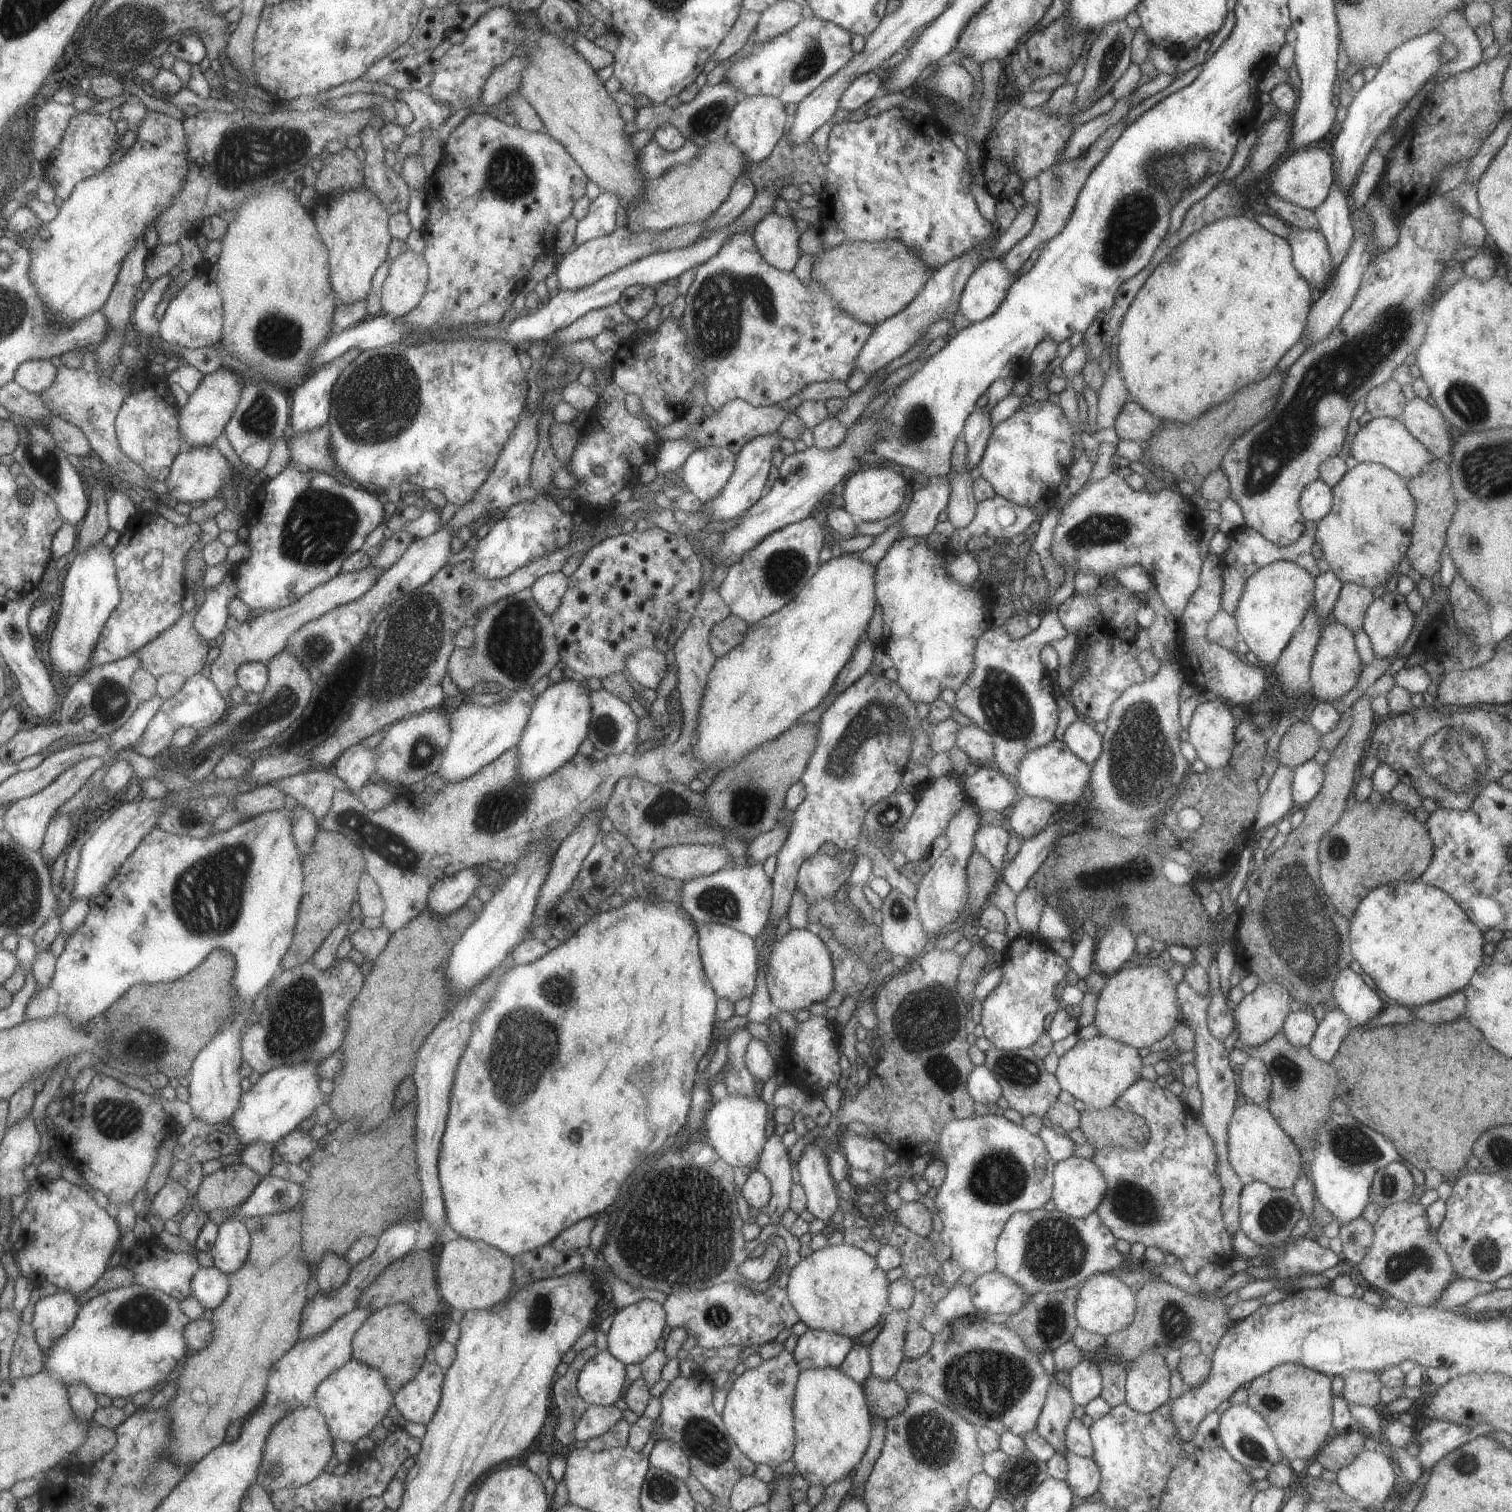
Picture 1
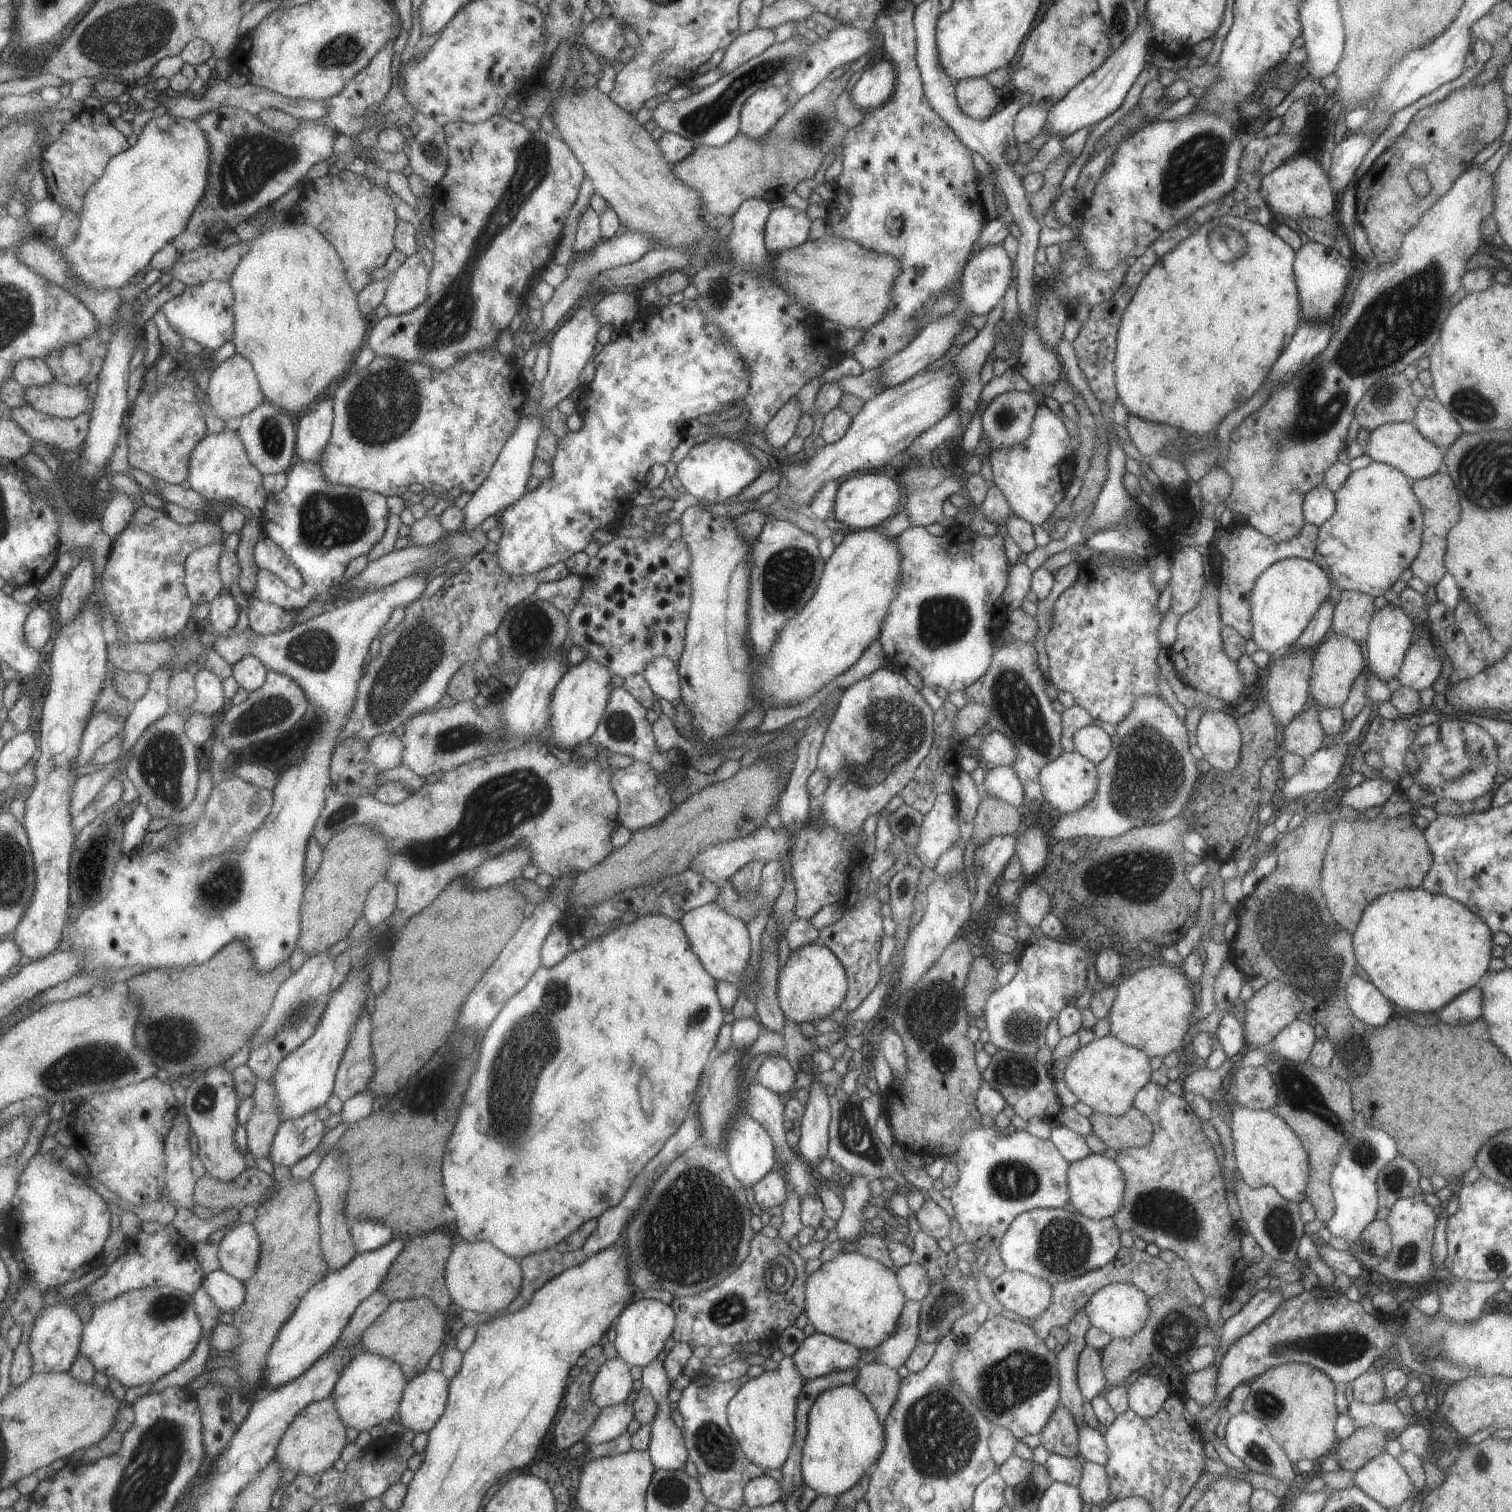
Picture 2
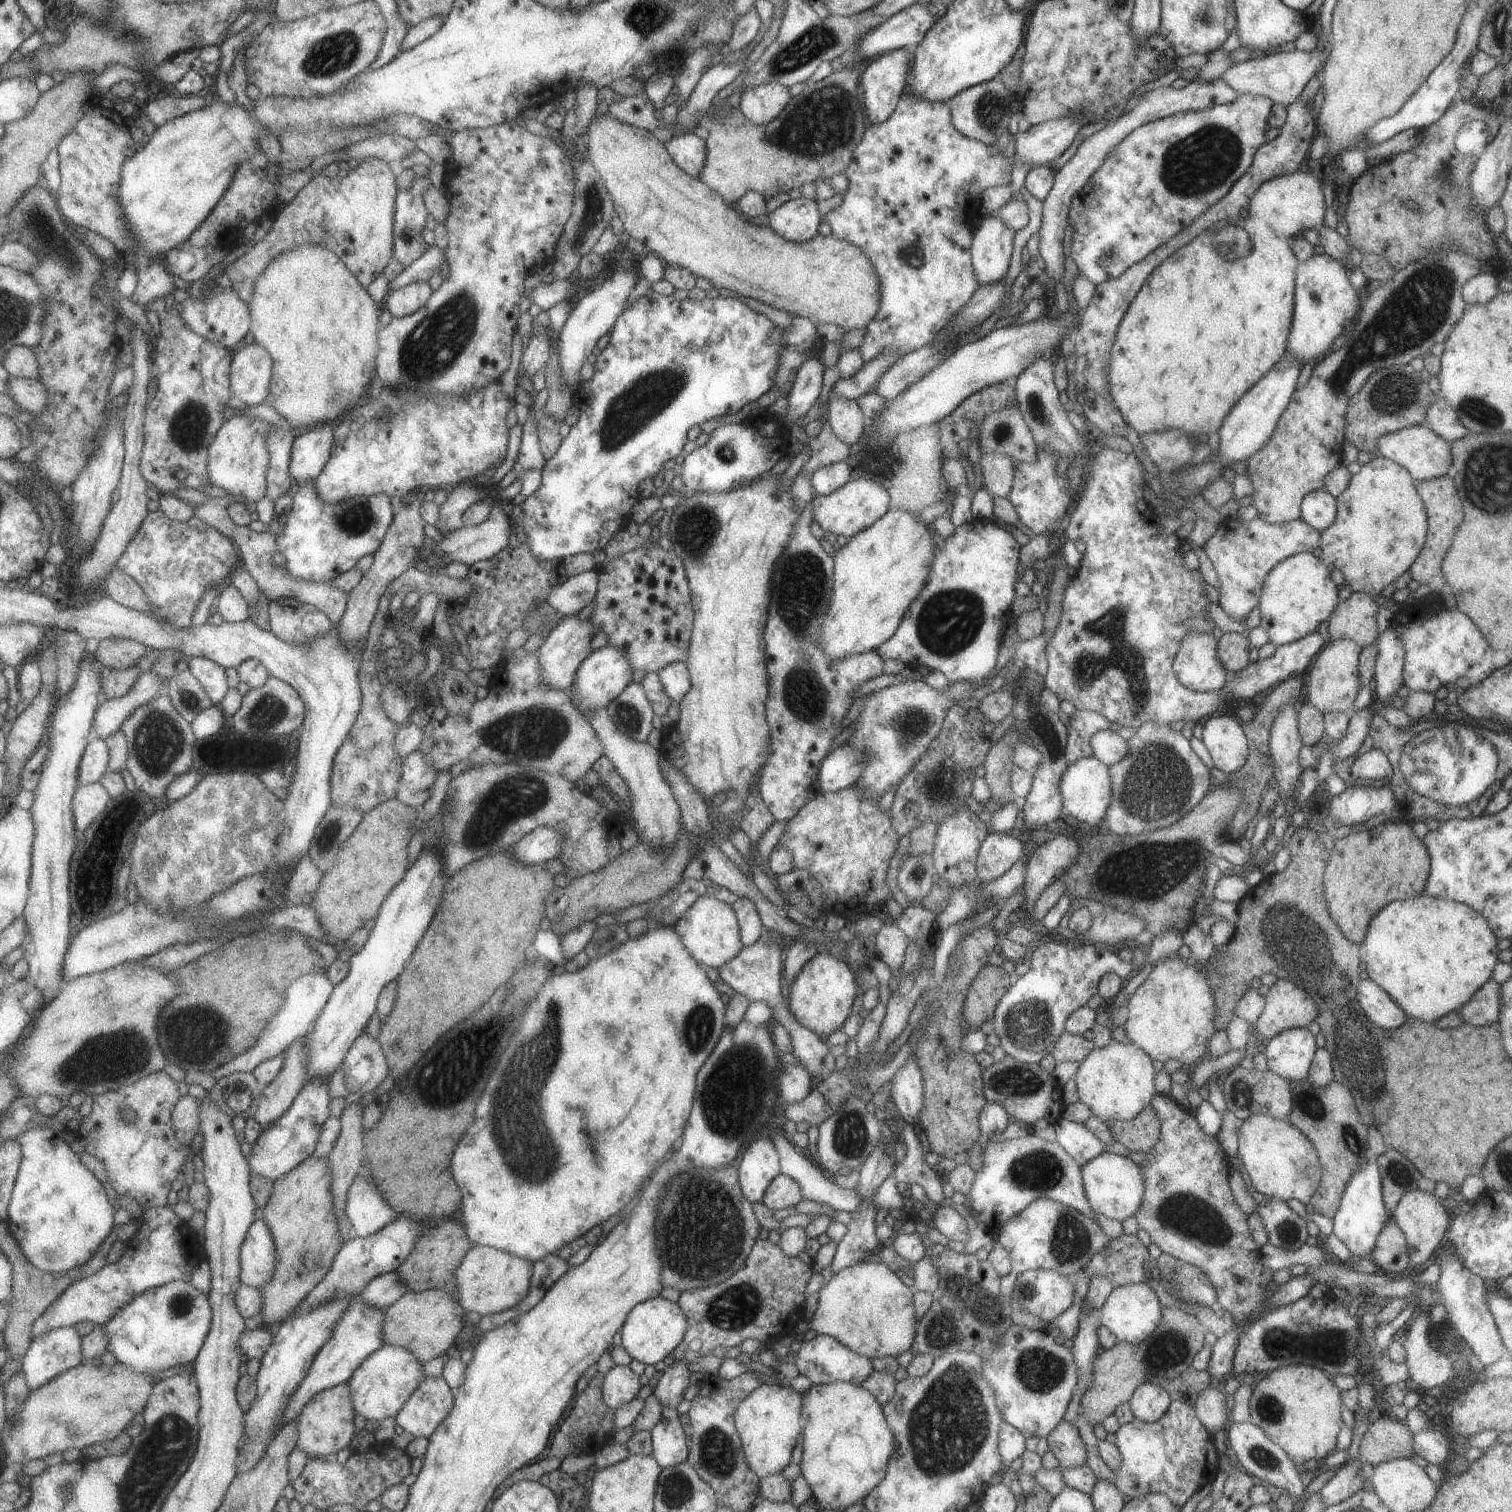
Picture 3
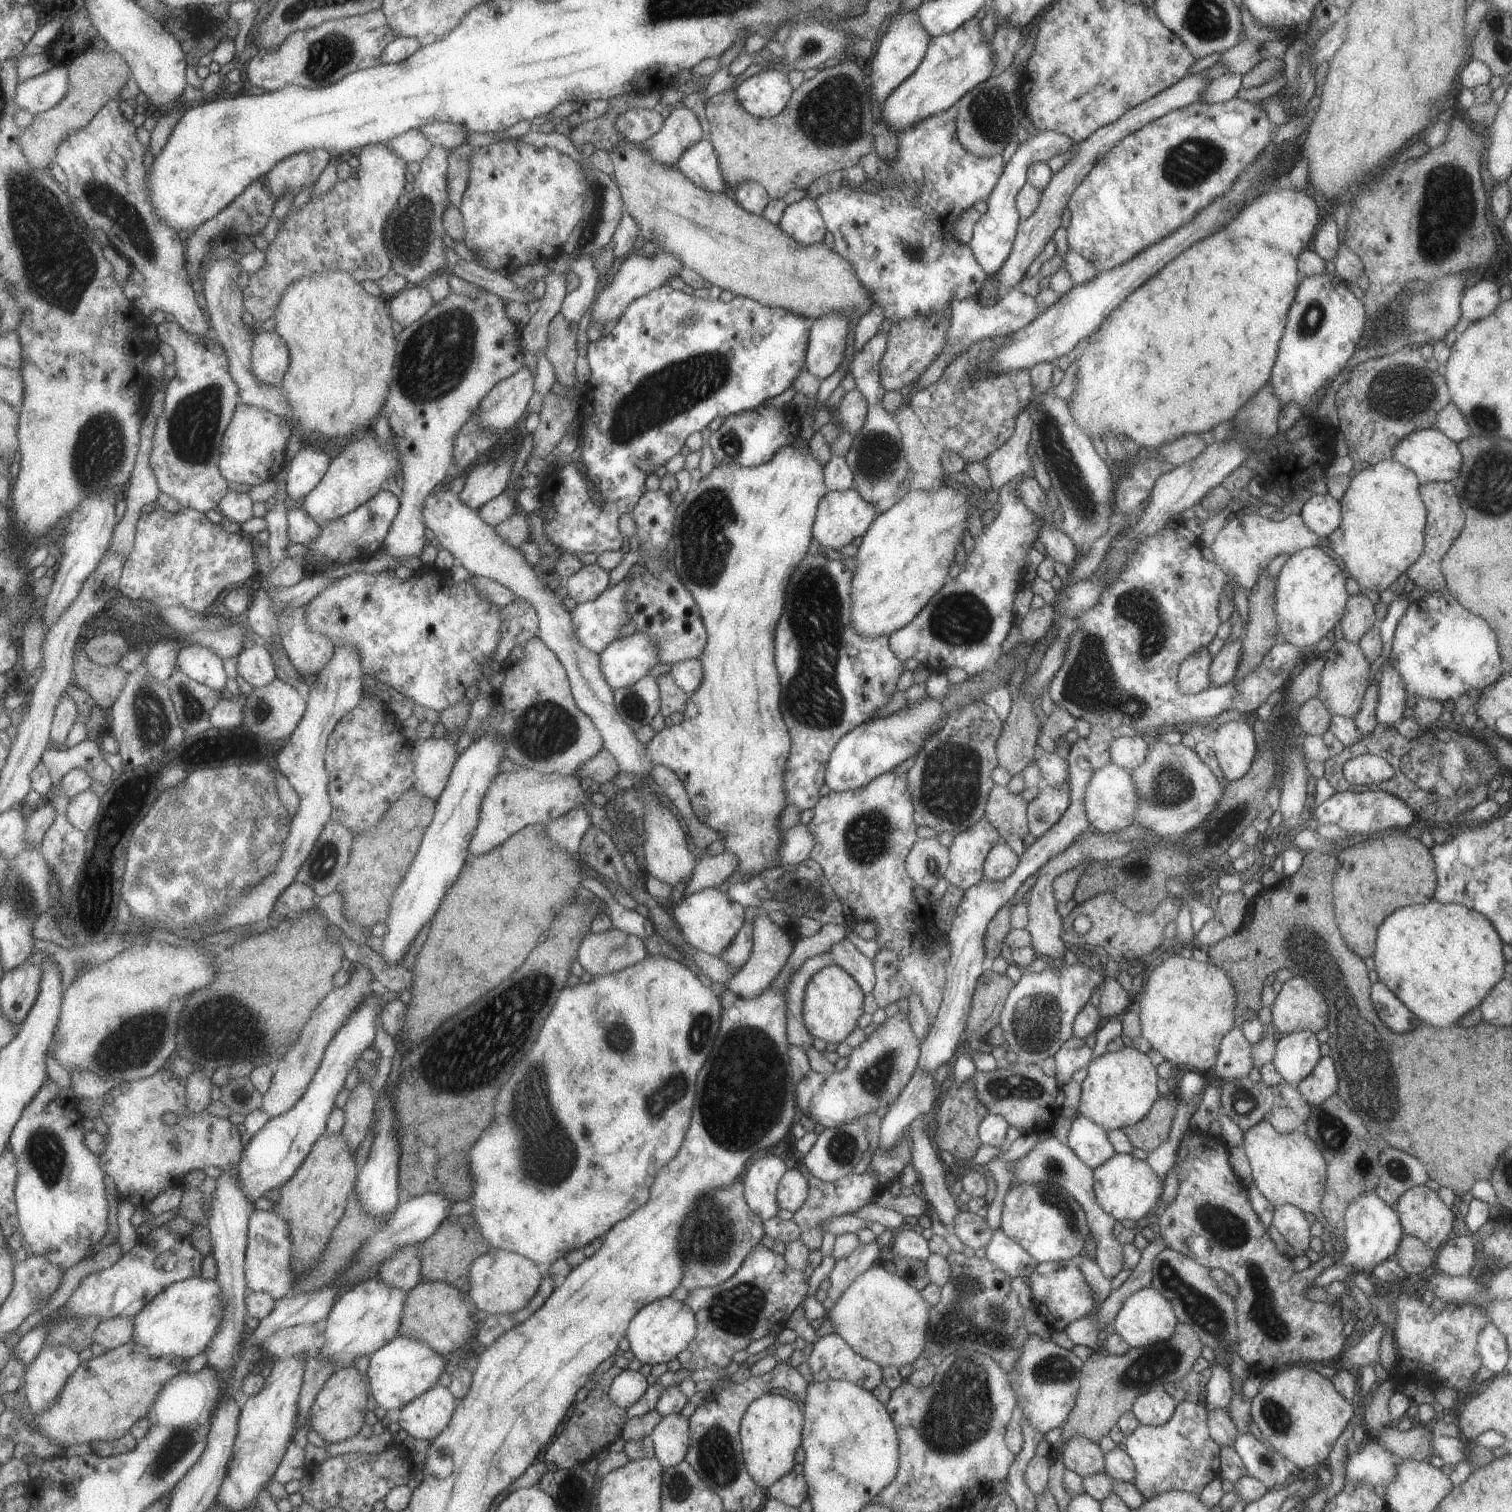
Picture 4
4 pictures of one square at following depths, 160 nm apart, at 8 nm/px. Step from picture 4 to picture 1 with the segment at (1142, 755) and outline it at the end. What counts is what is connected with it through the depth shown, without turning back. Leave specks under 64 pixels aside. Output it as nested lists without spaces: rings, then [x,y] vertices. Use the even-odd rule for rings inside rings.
[[[1082,719],[1074,720],[1066,726],[1062,741],[1077,758],[1089,766],[1095,762],[1102,749],[1102,736]]]

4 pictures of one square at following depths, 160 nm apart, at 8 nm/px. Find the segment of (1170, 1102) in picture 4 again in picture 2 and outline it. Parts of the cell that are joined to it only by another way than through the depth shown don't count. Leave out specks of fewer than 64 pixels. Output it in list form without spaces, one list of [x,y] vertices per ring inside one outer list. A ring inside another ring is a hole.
[[[1135,1107],[1119,1116],[1093,1112],[1088,1119],[1092,1133],[1113,1150],[1142,1147],[1152,1137],[1150,1118]]]

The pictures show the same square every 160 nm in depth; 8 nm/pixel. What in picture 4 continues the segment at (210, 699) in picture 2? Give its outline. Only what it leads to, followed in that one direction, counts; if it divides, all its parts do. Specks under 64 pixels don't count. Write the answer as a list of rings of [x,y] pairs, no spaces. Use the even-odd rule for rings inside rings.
[[[202,644],[185,645],[180,650],[178,666],[191,678],[214,688],[217,692],[226,688],[229,676],[224,658]]]

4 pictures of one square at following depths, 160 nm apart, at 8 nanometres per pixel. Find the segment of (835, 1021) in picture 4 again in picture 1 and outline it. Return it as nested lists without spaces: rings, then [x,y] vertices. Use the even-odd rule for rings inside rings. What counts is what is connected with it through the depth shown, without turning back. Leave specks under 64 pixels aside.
[[[789,929],[781,938],[774,940],[770,952],[770,959],[766,964],[764,974],[766,987],[773,1006],[778,1011],[787,1011],[789,1013],[797,1012],[809,1008],[813,1002],[824,1001],[833,990],[833,963],[831,955],[825,943],[811,931],[805,929]]]

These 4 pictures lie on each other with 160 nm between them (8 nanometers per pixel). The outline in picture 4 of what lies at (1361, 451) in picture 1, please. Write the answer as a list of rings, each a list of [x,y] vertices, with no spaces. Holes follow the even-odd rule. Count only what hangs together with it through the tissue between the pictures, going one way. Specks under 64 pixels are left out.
[[[1434,427],[1415,431],[1399,440],[1392,451],[1392,459],[1410,469],[1420,484],[1438,481],[1453,482],[1459,477],[1462,464],[1462,457],[1456,443],[1446,438]]]

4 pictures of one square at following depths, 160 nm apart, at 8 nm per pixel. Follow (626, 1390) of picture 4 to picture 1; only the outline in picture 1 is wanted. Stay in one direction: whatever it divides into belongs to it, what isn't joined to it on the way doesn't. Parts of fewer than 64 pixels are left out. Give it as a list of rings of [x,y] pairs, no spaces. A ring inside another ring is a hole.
[[[609,1351],[593,1355],[579,1371],[576,1391],[588,1405],[613,1405],[625,1384],[624,1364]]]

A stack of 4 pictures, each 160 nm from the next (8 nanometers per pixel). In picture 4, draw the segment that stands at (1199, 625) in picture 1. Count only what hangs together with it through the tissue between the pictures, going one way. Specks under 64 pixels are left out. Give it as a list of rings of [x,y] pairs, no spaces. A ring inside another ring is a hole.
[[[1205,647],[1200,649],[1199,654],[1190,655],[1179,663],[1179,670],[1176,675],[1178,691],[1184,695],[1194,695],[1203,689],[1207,689],[1209,684],[1208,668],[1212,658],[1207,653]]]

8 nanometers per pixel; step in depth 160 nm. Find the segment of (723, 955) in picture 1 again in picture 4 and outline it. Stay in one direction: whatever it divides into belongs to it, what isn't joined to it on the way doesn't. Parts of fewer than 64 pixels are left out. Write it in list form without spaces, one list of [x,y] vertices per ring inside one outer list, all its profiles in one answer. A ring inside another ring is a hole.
[[[720,885],[705,886],[691,895],[682,895],[673,907],[673,920],[685,942],[695,950],[711,956],[724,953],[744,922],[743,908],[737,902],[729,900]]]

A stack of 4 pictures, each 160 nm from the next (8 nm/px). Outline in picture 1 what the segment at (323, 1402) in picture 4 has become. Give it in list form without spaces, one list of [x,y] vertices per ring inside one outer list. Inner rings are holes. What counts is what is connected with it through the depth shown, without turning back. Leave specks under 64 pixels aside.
[[[315,1405],[301,1407],[289,1413],[268,1439],[266,1456],[260,1467],[258,1484],[273,1494],[279,1489],[299,1488],[319,1477],[336,1455],[334,1434],[323,1411]]]

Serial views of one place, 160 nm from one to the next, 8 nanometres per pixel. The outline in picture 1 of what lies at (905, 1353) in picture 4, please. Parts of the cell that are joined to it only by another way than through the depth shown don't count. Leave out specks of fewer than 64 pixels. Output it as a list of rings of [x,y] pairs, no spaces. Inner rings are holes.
[[[841,1244],[827,1246],[802,1258],[792,1269],[786,1271],[786,1293],[799,1320],[809,1329],[819,1329],[855,1339],[873,1328],[881,1316],[889,1312],[888,1286],[885,1271],[877,1266],[873,1256],[864,1250]]]

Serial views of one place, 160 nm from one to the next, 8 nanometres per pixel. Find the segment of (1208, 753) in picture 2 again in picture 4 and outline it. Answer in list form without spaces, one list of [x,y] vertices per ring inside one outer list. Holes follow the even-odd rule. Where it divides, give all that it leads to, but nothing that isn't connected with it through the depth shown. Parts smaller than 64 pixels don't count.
[[[1229,721],[1210,735],[1209,744],[1225,782],[1239,780],[1253,762],[1256,743],[1251,727],[1250,722]]]

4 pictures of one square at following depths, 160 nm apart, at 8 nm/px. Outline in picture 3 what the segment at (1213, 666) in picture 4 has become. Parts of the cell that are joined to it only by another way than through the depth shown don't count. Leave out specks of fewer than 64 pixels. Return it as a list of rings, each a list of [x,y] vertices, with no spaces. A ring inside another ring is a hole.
[[[1223,633],[1217,641],[1216,659],[1228,674],[1236,673],[1248,663],[1248,640],[1239,633]]]

